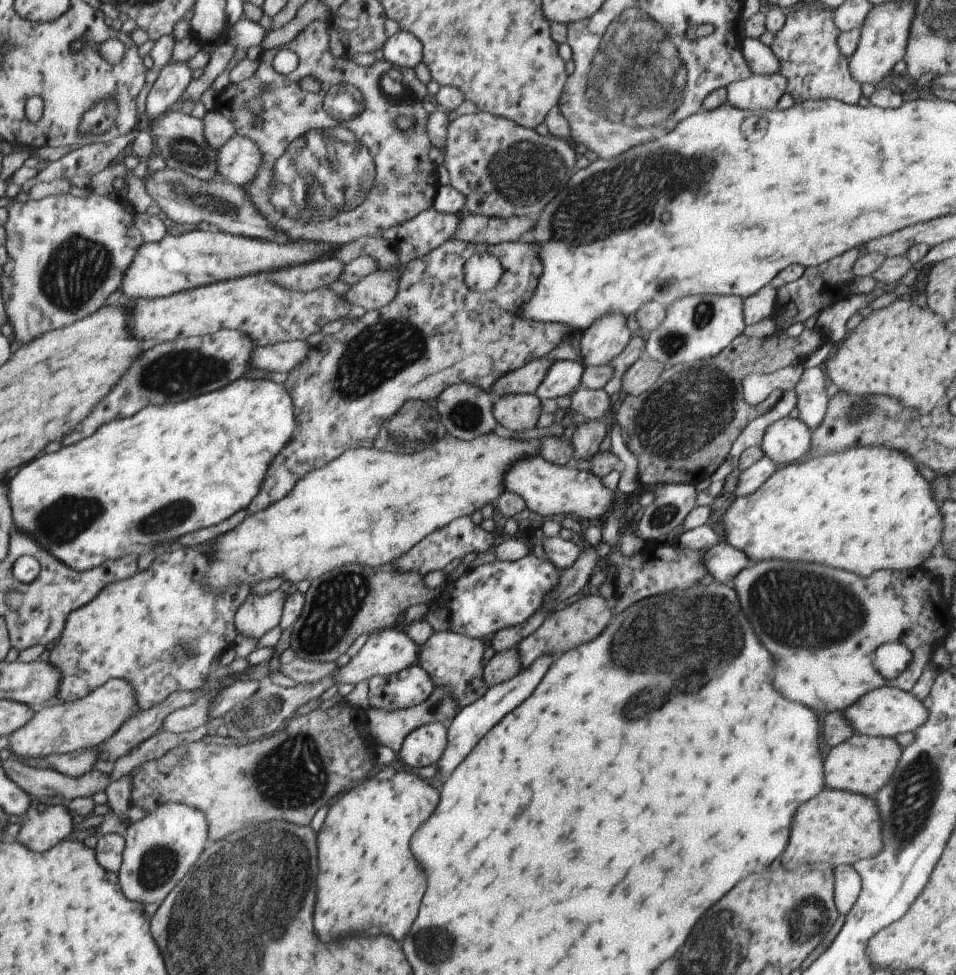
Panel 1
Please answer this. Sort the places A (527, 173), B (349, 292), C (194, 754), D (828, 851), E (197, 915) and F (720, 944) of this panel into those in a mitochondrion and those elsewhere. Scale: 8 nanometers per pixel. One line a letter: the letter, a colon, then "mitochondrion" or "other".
A: mitochondrion
B: other
C: other
D: other
E: mitochondrion
F: mitochondrion

